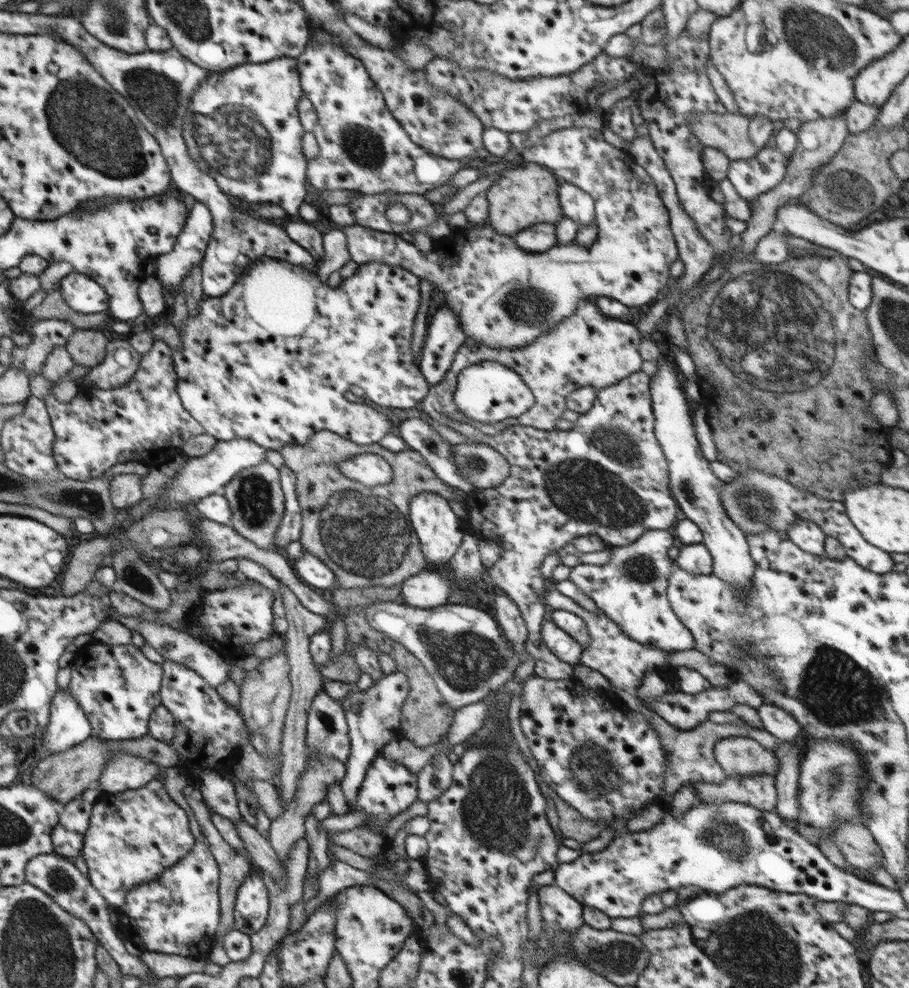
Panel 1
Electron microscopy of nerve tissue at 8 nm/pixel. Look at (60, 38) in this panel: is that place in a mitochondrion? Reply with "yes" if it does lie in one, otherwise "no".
no

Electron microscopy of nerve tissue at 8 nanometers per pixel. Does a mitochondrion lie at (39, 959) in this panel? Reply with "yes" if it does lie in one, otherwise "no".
yes

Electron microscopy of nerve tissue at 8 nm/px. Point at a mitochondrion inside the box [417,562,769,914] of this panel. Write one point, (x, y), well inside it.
(495, 810)

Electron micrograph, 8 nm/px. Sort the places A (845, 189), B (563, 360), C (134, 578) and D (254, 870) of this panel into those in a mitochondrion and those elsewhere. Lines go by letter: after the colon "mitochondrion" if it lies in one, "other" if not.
A: mitochondrion
B: other
C: mitochondrion
D: other

